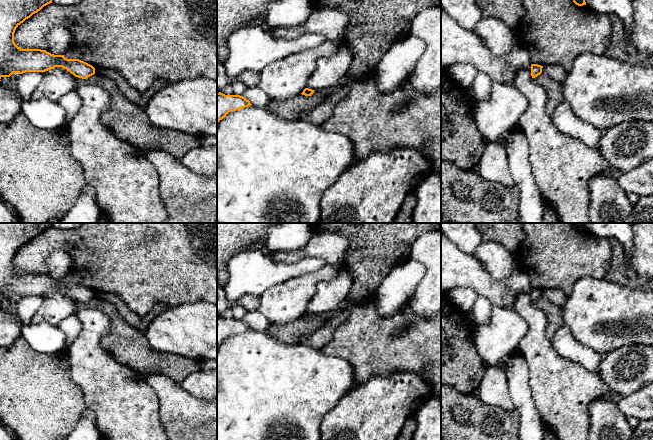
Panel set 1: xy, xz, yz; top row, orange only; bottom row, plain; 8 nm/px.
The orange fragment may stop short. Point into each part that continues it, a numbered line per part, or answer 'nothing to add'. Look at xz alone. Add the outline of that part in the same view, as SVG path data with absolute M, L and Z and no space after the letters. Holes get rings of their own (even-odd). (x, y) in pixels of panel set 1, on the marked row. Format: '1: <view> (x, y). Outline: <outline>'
1: xz (329, 70). Outline: M342 45L333 55L318 58L306 88L319 91L333 87L346 76L352 60L353 51Z

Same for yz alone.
1: yz (562, 166). Outline: M524 67L509 84L524 95L528 107L519 119L524 136L529 144L529 162L539 194L544 203L550 204L557 213L560 223L590 223L589 181L602 175L610 167L598 149L591 148L579 139L561 133L546 112L547 93L531 76L531 68Z

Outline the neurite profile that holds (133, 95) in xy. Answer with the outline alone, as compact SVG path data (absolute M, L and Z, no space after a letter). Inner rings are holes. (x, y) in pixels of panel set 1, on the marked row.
M95 68L95 72L113 80L121 94L130 102L139 104L142 94L137 89L133 88L128 81L119 72L113 69Z

